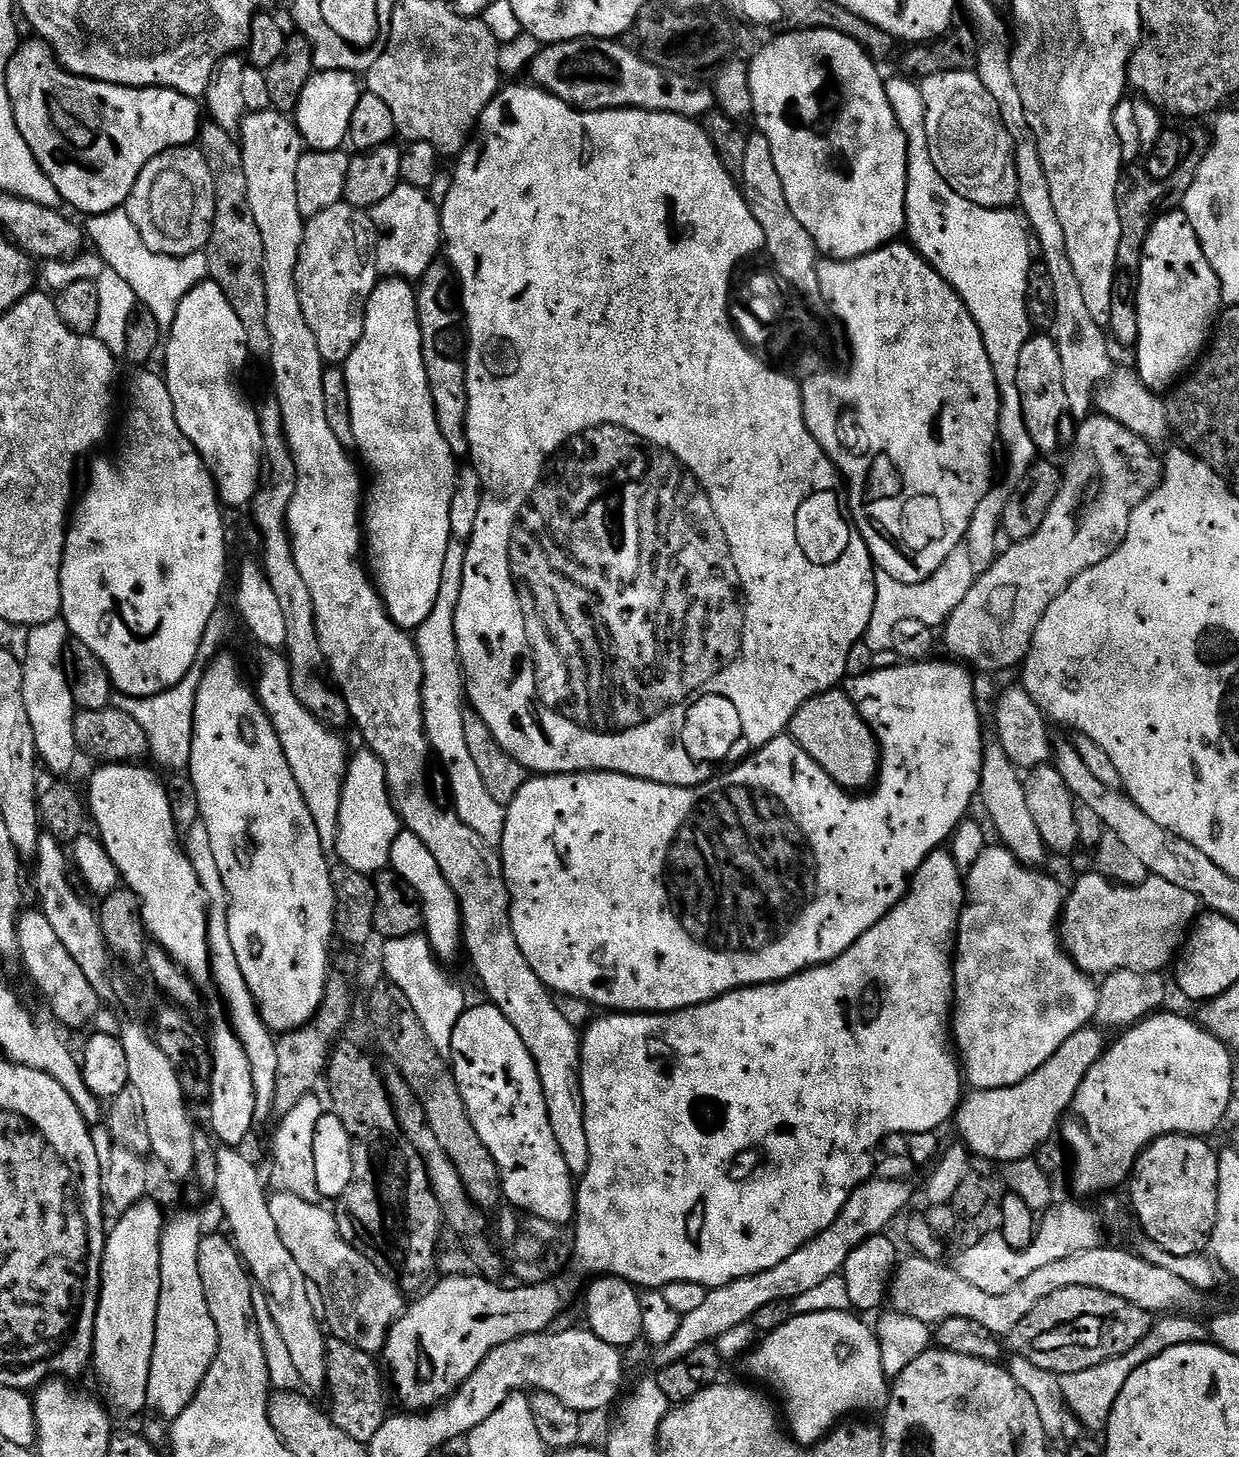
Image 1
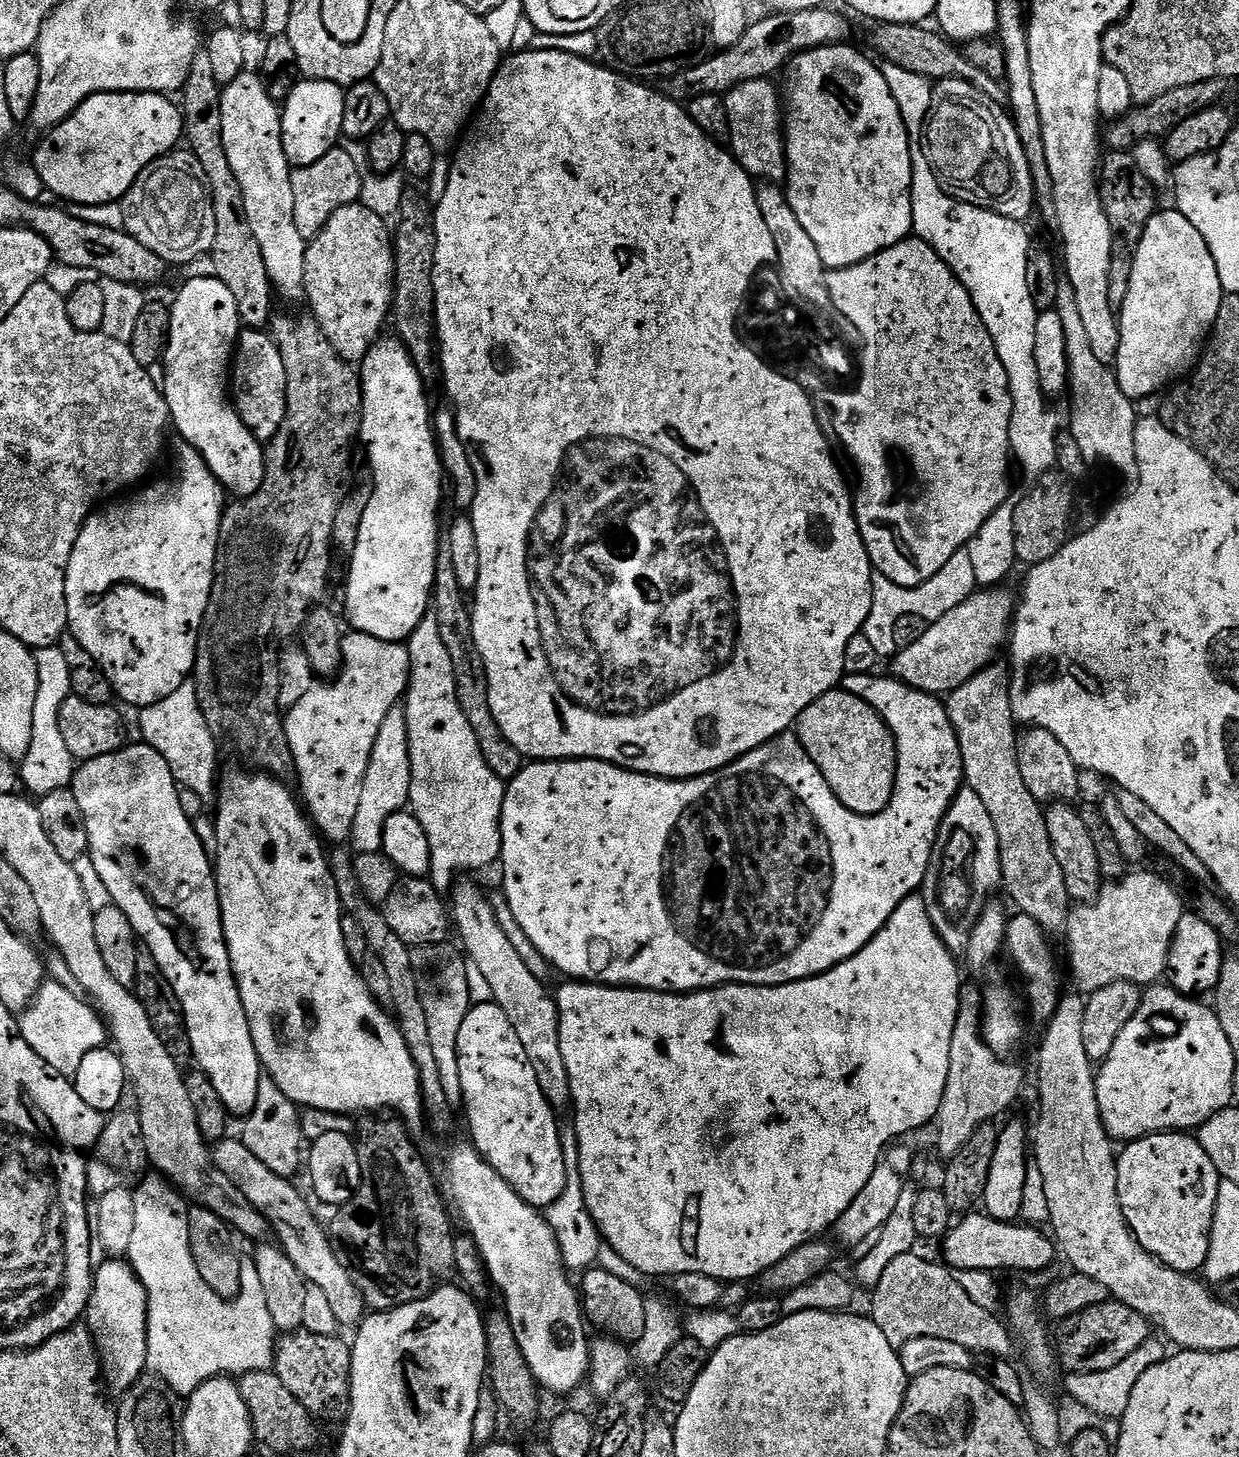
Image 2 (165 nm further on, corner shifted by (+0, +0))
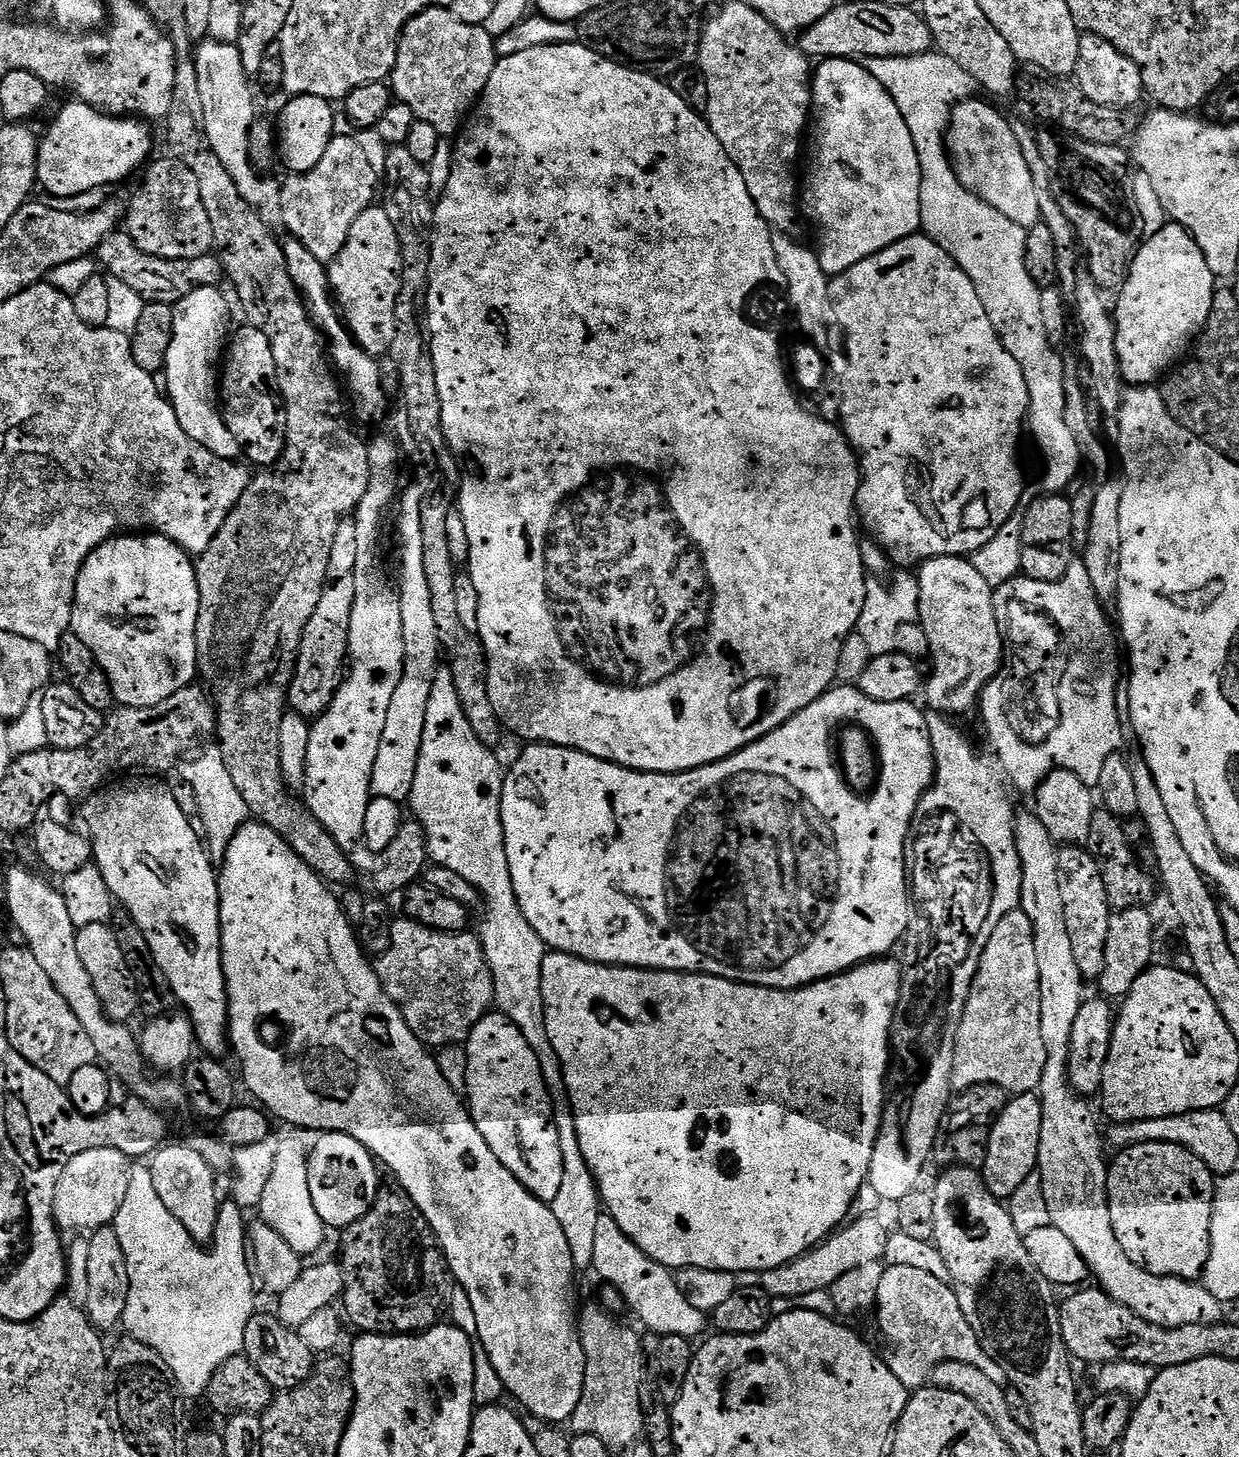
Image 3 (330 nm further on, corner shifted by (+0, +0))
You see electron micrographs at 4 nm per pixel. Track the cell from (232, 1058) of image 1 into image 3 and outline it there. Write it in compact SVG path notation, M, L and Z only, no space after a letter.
M156 778L148 779L152 780L124 780L121 782L121 784L109 783L107 786L91 793L91 795L89 795L87 799L83 801L83 804L85 803L84 820L86 823L88 823L88 828L86 827L86 832L92 842L92 858L95 863L96 869L98 869L102 874L102 878L106 878L106 886L108 887L109 893L111 893L111 895L115 897L115 899L116 896L118 899L120 899L119 907L123 909L123 911L127 912L128 915L131 916L132 921L134 921L135 924L137 924L137 926L143 930L146 942L148 943L148 945L150 946L150 950L154 954L154 962L158 967L160 967L160 969L162 970L162 974L166 974L166 978L170 982L173 997L175 997L175 999L179 1001L179 1003L180 1000L182 1003L184 1003L185 1009L183 1008L183 1011L186 1013L188 1019L192 1022L192 1028L196 1032L197 1045L199 1045L199 1047L203 1049L203 1051L207 1053L207 1055L220 1058L225 1055L223 1052L225 1051L227 1053L230 1048L230 993L228 987L226 986L226 982L224 981L224 965L222 963L222 888L221 885L218 883L218 872L217 869L216 872L214 869L212 869L212 867L214 867L214 861L206 847L205 841L201 839L198 835L194 834L193 827L190 826L190 822L188 821L188 816L182 812L181 807L178 806L178 804L172 797L169 785L164 782L163 784L159 784L159 782L156 781L159 779Z

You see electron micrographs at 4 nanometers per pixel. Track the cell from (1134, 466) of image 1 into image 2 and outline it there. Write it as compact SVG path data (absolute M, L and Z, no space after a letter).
M1004 586L985 587L973 592L962 606L931 621L914 646L899 649L891 657L891 675L911 688L933 694L947 694L974 678L997 659L1000 647L1010 640L1010 629L1017 601Z

